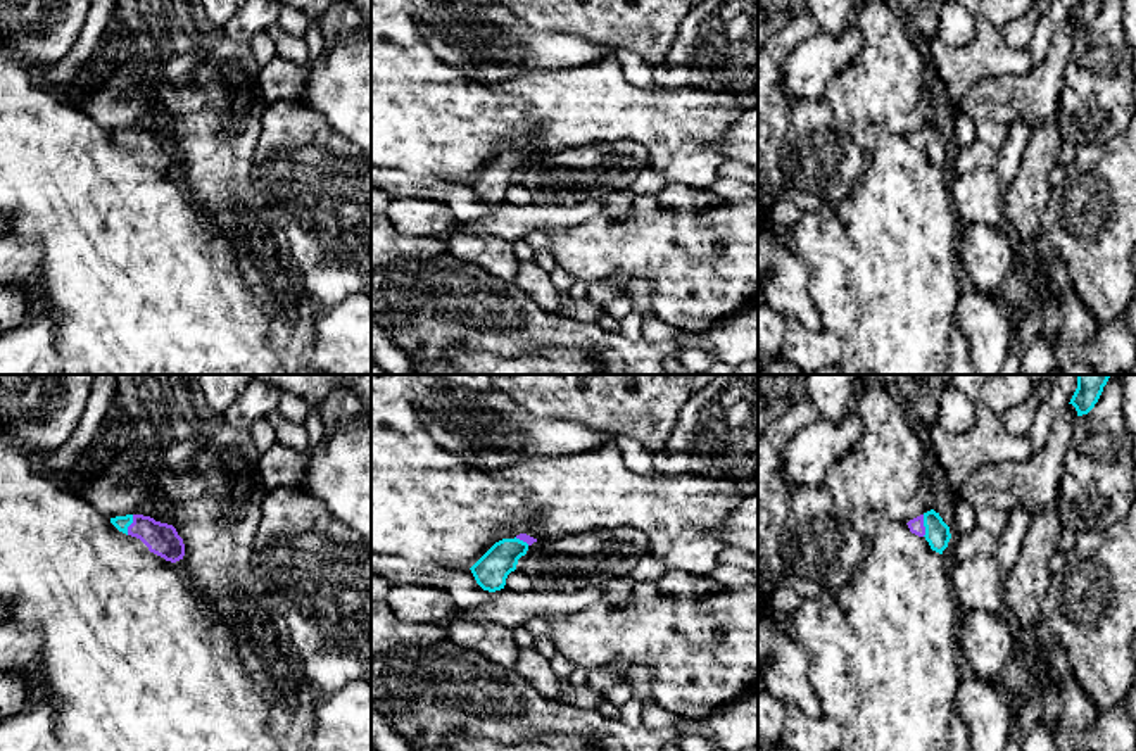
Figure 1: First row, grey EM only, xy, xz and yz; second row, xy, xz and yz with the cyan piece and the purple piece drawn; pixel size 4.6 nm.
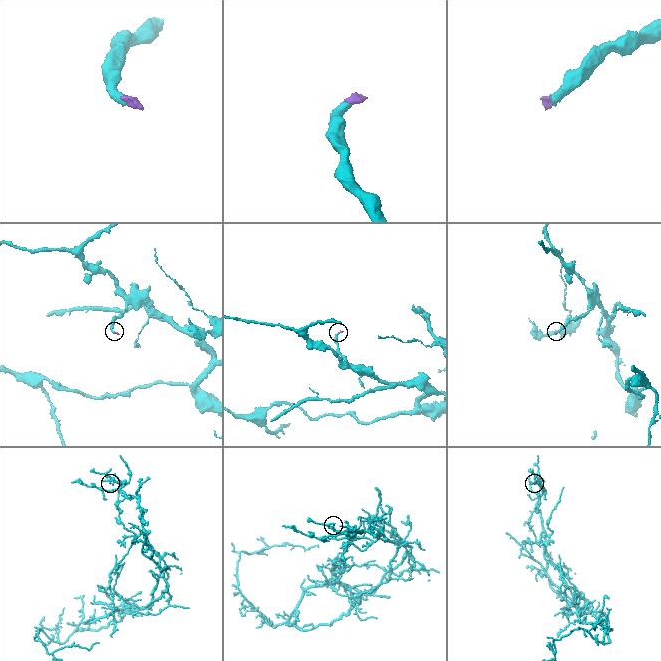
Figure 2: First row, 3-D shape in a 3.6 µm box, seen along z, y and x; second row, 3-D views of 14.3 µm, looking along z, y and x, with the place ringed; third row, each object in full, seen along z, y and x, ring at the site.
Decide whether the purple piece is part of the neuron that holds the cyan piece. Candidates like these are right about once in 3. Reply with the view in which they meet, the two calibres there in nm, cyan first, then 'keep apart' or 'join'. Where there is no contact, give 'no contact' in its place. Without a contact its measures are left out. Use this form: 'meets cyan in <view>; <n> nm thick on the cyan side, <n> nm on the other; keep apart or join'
meets cyan in yz; 120 nm thick on the cyan side, 70 nm on the other; join

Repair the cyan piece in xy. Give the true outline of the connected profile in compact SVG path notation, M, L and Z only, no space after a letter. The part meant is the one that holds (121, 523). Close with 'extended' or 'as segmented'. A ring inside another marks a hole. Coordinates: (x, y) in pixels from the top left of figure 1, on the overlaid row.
M126 514L110 518L110 523L123 533L140 539L150 552L176 563L185 556L183 539L176 528L167 523L155 521L143 514Z; extended

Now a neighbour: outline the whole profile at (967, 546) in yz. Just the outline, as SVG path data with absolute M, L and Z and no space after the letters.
M975 527L972 532L956 535L951 540L956 561L969 561L977 556L993 556L998 537L981 527Z

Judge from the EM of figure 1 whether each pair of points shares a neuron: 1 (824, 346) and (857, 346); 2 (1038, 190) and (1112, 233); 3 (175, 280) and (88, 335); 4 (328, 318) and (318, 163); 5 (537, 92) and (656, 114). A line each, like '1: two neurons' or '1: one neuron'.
1: two neurons
2: two neurons
3: one neuron
4: two neurons
5: one neuron

